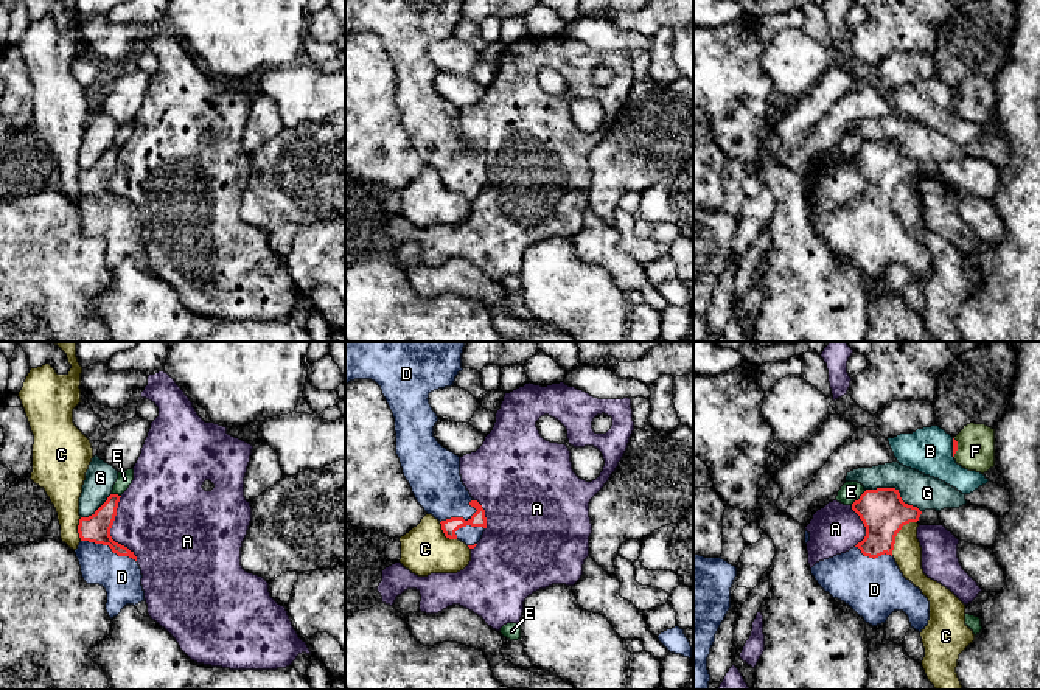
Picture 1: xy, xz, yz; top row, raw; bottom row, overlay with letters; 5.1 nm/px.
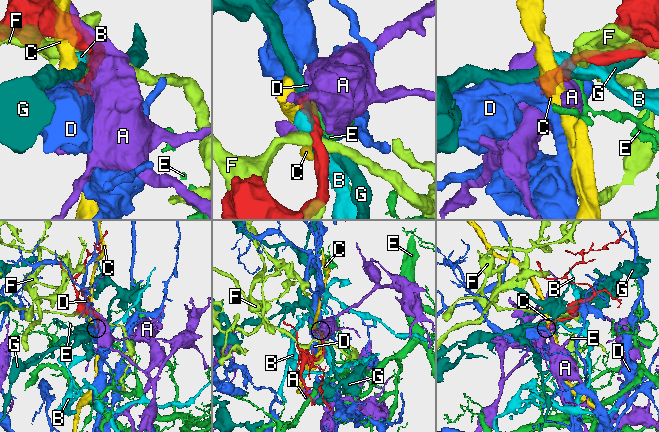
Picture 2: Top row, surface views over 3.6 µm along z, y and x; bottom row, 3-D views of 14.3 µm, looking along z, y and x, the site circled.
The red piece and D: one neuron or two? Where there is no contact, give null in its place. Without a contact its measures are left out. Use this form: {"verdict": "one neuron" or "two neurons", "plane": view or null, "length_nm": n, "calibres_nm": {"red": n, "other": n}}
{"verdict": "one neuron", "plane": "xy", "length_nm": 300, "calibres_nm": {"red": 140, "other": 200}}

